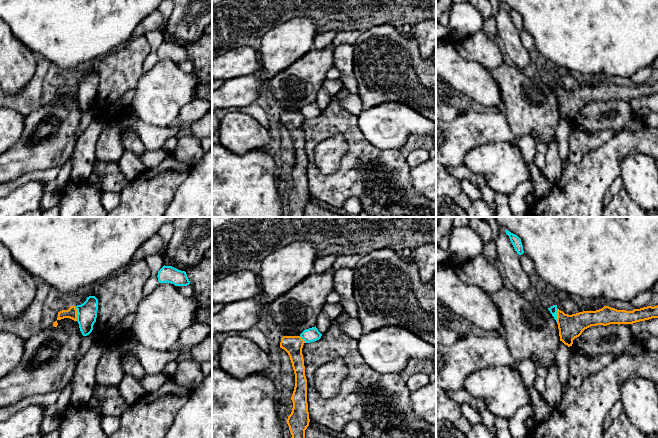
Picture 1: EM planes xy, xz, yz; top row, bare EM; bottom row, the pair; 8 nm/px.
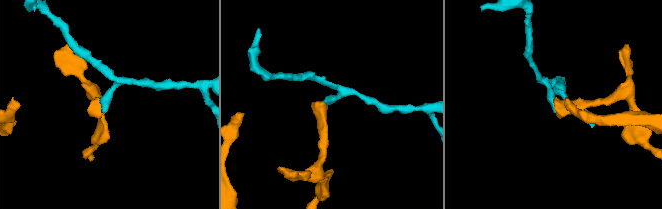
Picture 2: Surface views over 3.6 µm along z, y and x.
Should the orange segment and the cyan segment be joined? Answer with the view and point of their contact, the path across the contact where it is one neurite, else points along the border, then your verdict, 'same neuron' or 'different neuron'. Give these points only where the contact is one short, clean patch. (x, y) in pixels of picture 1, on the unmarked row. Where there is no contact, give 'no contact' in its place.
contact xy (77, 89); border xy (75, 82), (77, 96); different neuron

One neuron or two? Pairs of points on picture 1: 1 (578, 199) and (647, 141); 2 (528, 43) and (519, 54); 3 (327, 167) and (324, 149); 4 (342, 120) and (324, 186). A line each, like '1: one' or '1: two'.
1: one
2: two
3: one
4: one

